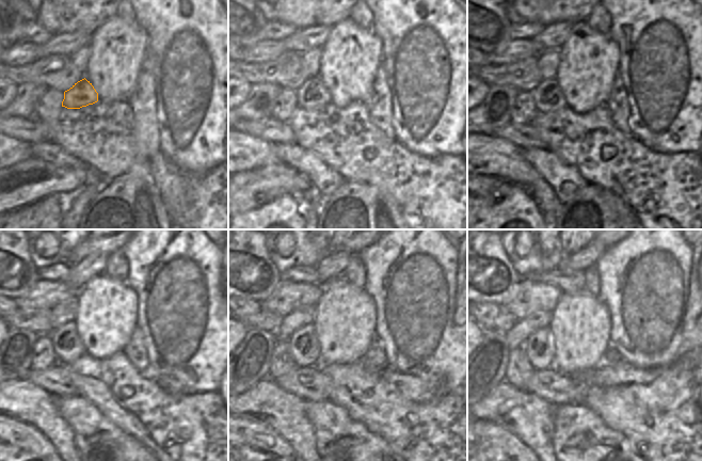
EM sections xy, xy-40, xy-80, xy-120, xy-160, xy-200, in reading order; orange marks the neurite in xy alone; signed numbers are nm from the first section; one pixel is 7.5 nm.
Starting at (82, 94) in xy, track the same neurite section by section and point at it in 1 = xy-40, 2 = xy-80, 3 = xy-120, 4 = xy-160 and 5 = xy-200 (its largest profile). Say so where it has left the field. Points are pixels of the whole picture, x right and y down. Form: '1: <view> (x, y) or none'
1: xy-40 (313, 94)
2: xy-80 (548, 97)
3: xy-120 (67, 345)
4: xy-160 (304, 346)
5: xy-200 (540, 349)

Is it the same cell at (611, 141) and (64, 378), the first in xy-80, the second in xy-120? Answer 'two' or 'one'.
two

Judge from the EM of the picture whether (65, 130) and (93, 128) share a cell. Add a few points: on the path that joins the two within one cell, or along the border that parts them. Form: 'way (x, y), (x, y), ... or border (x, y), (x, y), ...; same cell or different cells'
way (72, 130), (86, 130); same cell

